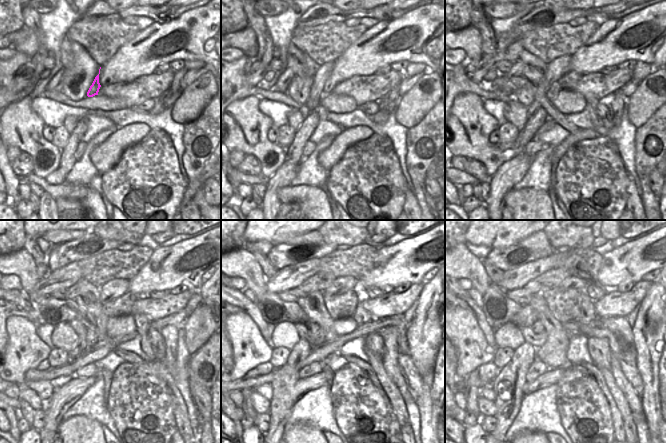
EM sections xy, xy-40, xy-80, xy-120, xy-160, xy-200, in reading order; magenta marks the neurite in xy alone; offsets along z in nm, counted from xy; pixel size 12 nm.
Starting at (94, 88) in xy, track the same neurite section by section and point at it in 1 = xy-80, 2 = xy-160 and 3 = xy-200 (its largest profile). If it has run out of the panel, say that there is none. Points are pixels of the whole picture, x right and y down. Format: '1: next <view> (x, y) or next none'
1: next xy-80 (559, 66)
2: next xy-160 (284, 397)
3: next xy-200 (508, 385)

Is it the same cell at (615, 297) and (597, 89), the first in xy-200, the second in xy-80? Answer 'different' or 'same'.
same

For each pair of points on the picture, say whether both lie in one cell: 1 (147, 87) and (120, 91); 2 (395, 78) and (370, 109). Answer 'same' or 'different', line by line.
1: same
2: different

